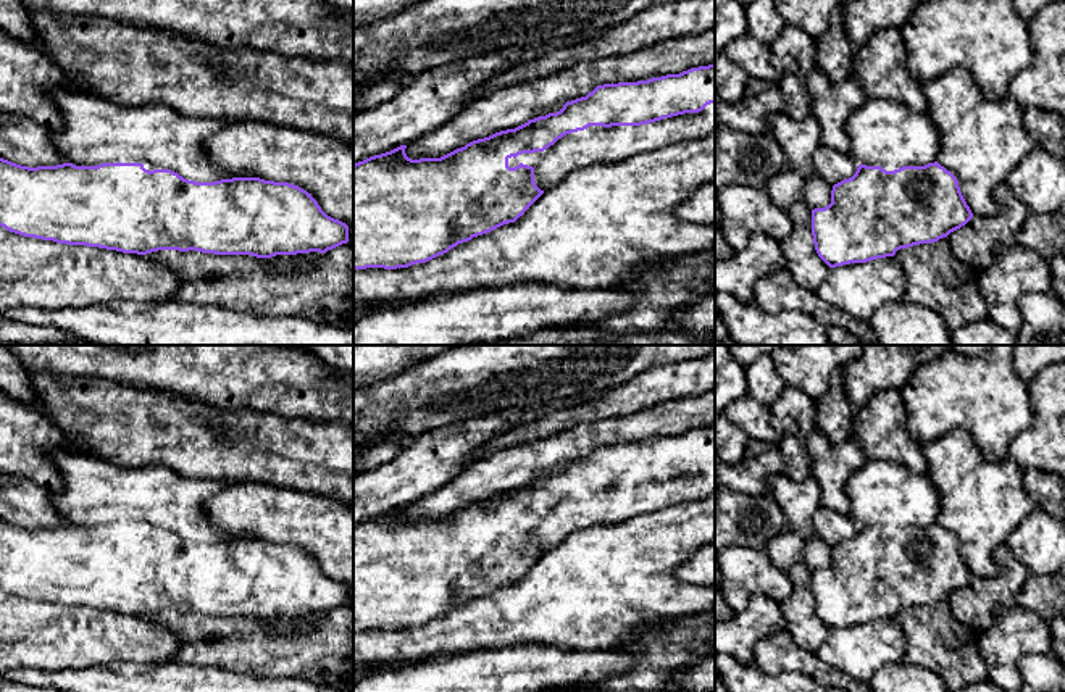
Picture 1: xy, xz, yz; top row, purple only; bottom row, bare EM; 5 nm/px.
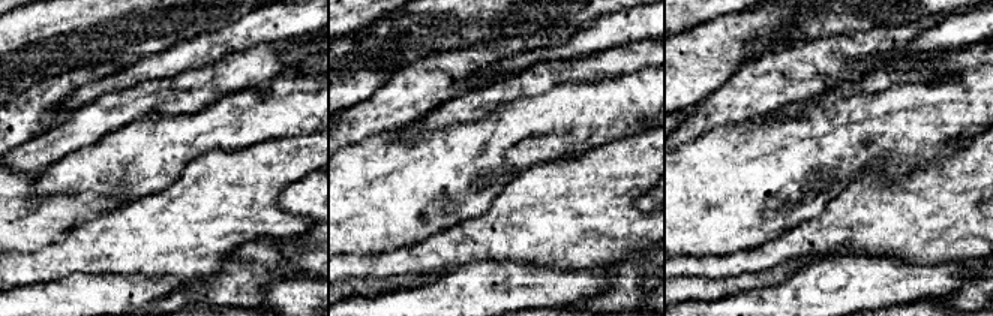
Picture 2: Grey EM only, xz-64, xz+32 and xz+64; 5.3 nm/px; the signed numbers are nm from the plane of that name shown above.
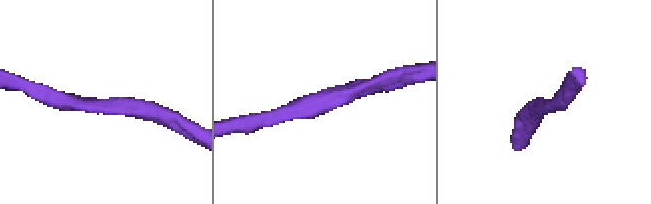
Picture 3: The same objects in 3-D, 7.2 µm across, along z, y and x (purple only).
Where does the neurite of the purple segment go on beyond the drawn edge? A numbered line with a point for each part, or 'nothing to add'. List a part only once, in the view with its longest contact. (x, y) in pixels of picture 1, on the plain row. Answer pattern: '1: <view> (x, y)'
1: xz (526, 520)

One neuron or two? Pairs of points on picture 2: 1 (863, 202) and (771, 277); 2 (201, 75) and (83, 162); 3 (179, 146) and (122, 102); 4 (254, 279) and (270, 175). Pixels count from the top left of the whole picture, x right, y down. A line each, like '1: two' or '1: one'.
1: two
2: two
3: two
4: two

